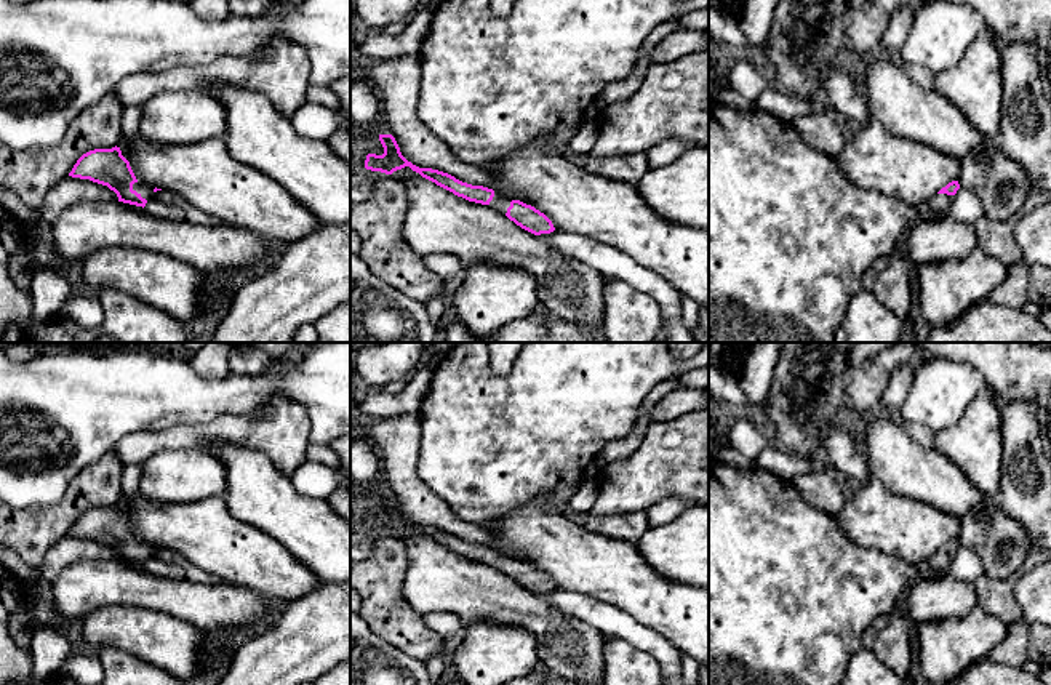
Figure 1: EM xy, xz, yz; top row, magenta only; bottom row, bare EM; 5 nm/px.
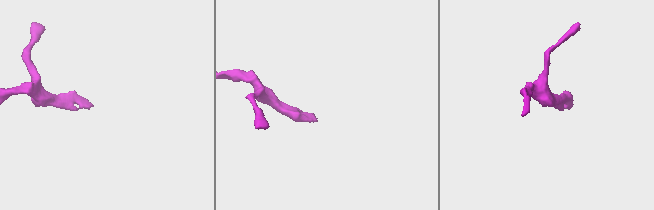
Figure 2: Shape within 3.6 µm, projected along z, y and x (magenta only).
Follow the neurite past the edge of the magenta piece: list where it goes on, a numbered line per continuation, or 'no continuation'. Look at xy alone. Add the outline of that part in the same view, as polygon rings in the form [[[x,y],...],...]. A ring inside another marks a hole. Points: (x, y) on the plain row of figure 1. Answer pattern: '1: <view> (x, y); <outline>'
1: xy (146, 549); [[[138,539],[133,543],[133,549],[136,549],[147,560],[154,557],[154,547],[149,543]]]

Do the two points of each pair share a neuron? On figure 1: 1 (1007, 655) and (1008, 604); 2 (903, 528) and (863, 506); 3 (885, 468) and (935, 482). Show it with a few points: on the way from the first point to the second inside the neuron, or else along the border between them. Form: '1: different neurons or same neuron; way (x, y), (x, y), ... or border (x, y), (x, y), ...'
1: different neurons; border (1024, 620), (1008, 624)
2: same neuron; way (893, 525), (880, 520), (872, 512)
3: same neuron; way (898, 468), (922, 474)

